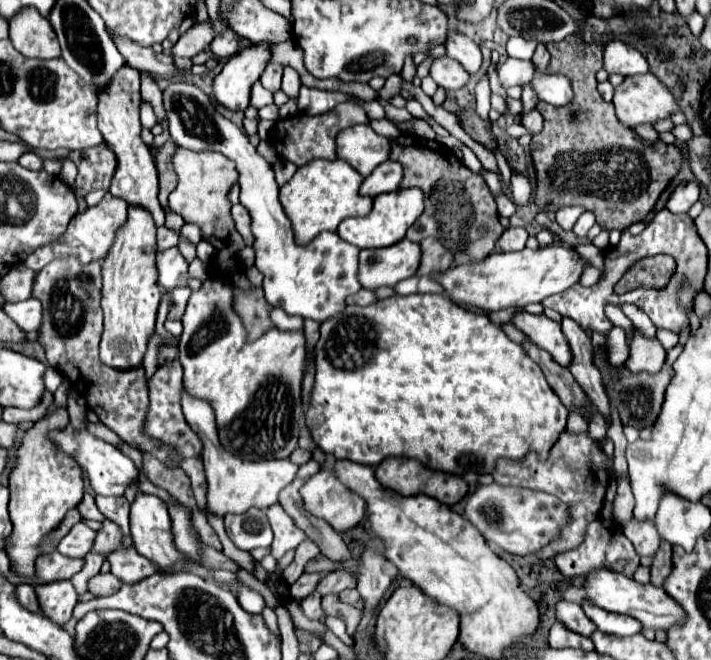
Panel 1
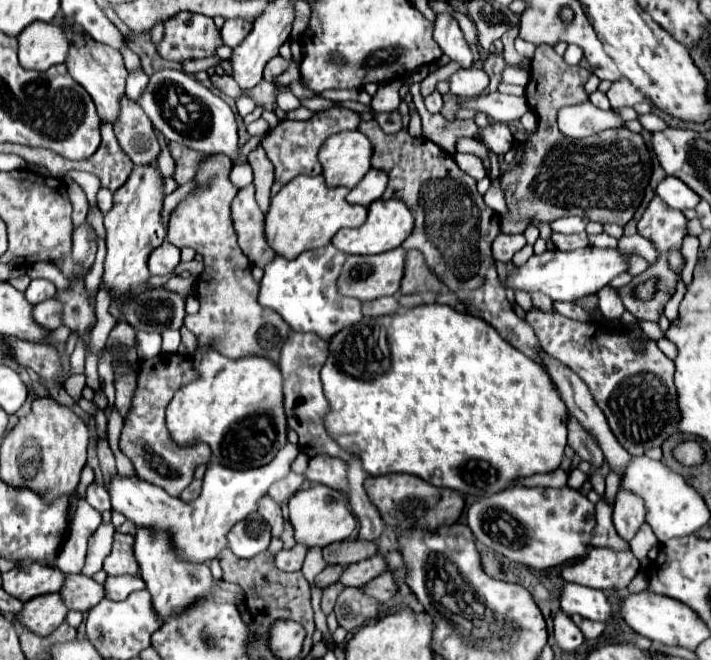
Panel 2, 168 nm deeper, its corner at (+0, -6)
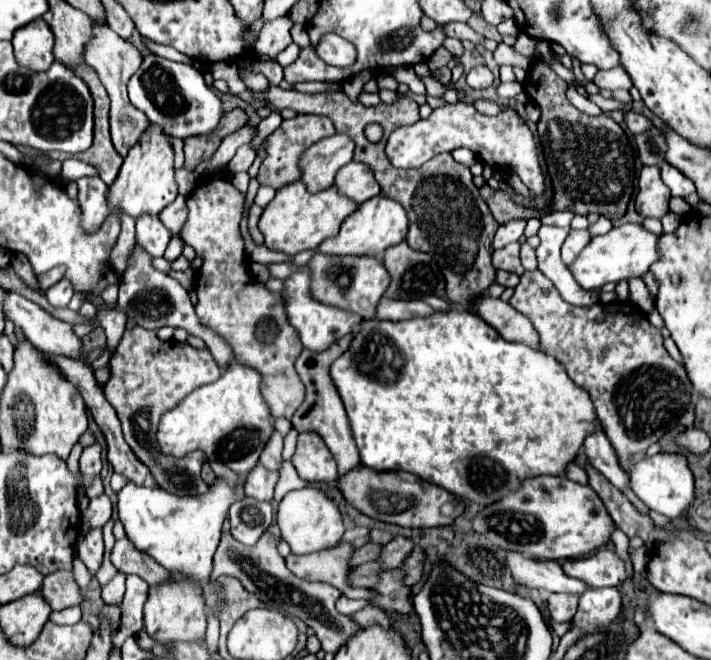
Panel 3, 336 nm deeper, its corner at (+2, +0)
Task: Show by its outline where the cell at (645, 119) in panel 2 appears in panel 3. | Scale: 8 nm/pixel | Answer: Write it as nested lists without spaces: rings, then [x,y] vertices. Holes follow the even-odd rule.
[[[590,95],[588,97],[590,101],[594,101],[602,111],[616,111],[616,109],[624,109],[624,107],[630,107],[632,109],[632,103],[624,103],[624,101],[618,101],[618,99],[604,99],[600,95]]]

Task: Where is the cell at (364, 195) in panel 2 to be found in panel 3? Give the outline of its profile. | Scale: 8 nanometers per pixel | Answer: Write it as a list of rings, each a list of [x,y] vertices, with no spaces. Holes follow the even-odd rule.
[[[350,161],[350,165],[344,165],[338,171],[334,183],[342,195],[354,199],[356,203],[364,203],[366,199],[372,199],[380,193],[380,187],[370,167],[358,161]]]

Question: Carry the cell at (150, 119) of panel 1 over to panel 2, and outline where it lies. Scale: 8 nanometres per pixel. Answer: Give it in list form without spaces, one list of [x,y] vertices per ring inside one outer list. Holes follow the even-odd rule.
[[[142,65],[136,71],[130,71],[130,75],[126,79],[126,93],[128,93],[128,97],[132,101],[136,101],[142,95],[142,91],[146,89],[146,83],[148,83],[148,75],[144,73]]]

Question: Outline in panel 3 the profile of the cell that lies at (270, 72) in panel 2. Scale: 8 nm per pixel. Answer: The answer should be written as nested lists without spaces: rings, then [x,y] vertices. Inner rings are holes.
[[[288,17],[264,23],[260,37],[254,45],[254,57],[260,61],[276,61],[278,53],[292,43],[290,27],[292,27],[292,21]]]

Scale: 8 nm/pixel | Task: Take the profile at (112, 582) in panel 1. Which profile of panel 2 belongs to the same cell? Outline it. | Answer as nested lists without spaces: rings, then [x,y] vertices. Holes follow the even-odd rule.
[[[72,573],[66,575],[64,587],[60,587],[60,597],[64,599],[64,605],[74,611],[86,613],[92,609],[96,603],[104,599],[104,587],[98,585],[92,577]]]

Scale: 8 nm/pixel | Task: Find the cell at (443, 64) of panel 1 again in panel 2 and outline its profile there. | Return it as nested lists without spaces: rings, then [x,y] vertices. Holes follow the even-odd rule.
[[[460,69],[450,77],[450,91],[458,97],[478,97],[488,87],[490,79],[482,69]]]

